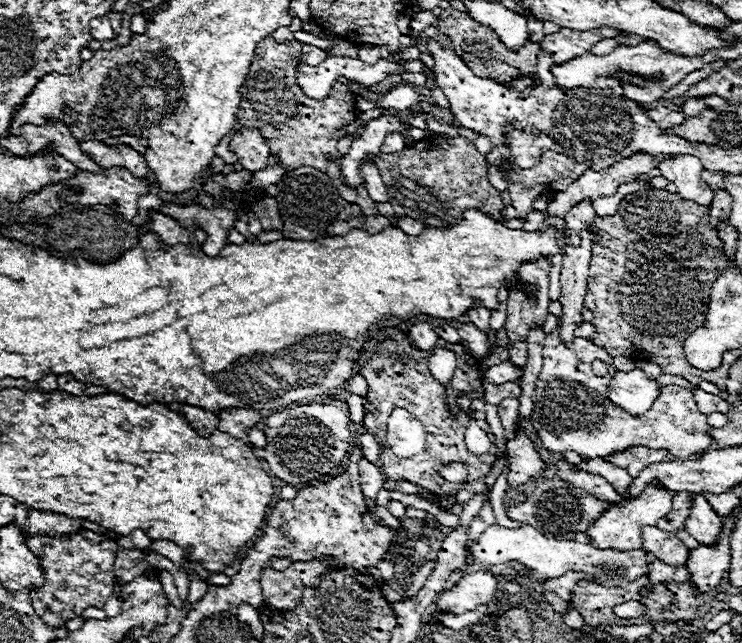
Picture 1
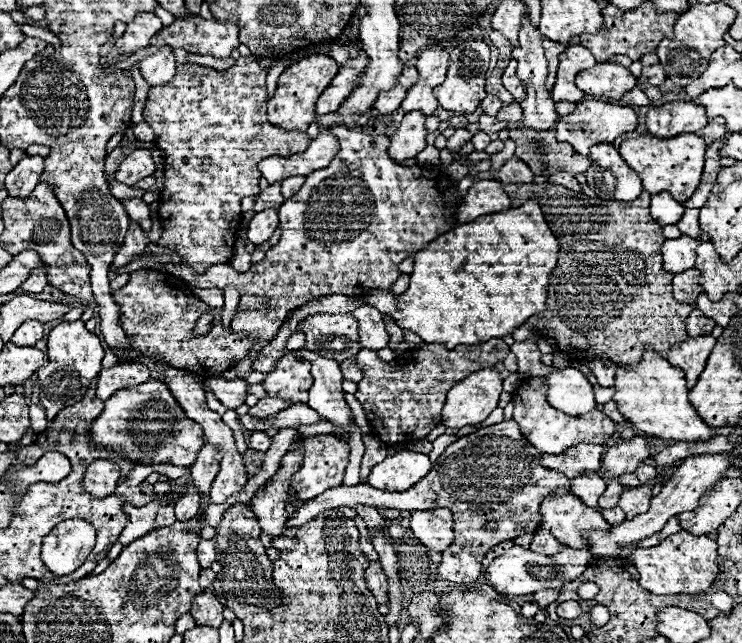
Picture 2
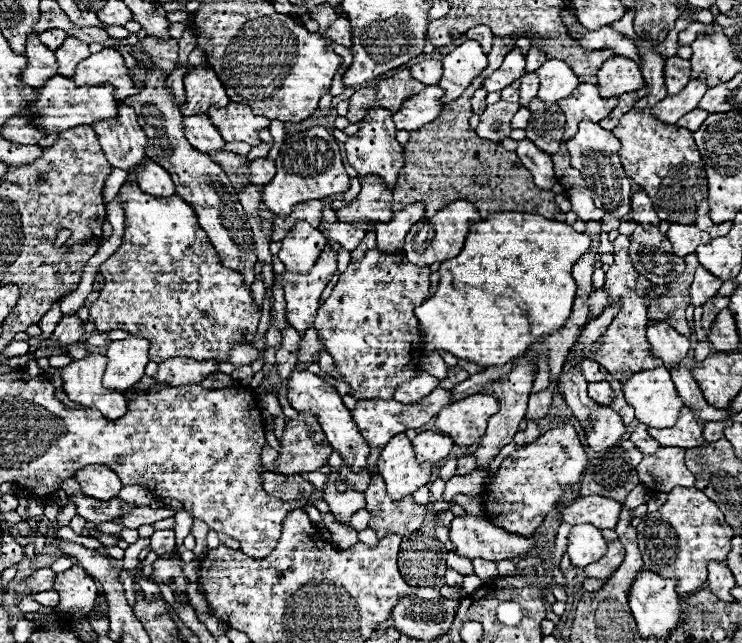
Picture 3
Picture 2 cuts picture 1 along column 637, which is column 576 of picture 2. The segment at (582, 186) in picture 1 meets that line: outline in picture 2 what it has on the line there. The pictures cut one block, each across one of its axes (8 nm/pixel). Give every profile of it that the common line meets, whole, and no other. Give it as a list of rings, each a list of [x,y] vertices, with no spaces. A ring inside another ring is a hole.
[[[528,128],[510,130],[510,138],[516,142],[516,152],[536,176],[550,176],[554,172],[586,174],[590,158],[576,154],[566,142],[556,142],[554,130],[534,132]]]

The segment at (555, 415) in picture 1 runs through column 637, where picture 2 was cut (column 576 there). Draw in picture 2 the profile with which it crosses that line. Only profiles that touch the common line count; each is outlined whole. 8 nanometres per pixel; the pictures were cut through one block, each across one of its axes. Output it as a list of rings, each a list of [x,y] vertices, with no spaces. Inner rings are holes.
[[[544,376],[526,378],[514,392],[514,420],[520,426],[520,432],[542,452],[542,454],[562,454],[564,450],[582,444],[606,444],[614,436],[614,422],[600,410],[592,410],[582,416],[570,416],[552,408],[546,400]]]

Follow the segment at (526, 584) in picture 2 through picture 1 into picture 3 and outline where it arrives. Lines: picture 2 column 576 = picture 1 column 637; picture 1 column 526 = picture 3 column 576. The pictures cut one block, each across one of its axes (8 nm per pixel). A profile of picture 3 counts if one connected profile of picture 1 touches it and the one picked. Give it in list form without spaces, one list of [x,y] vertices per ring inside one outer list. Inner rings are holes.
[[[576,524],[568,534],[566,554],[576,568],[584,568],[606,554],[606,540],[592,524]]]

